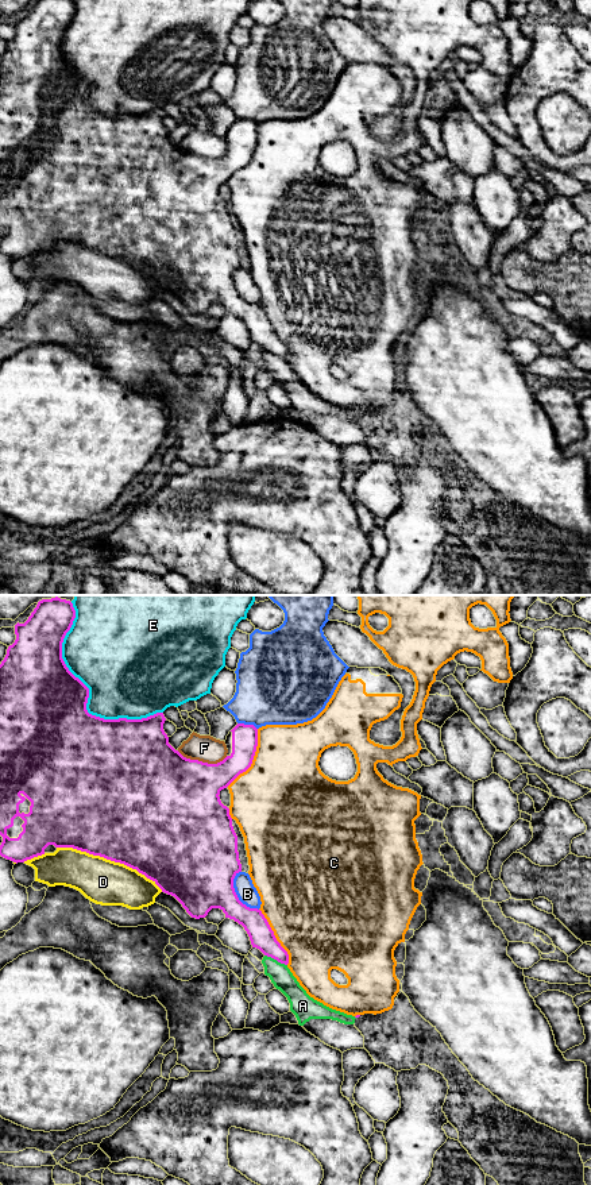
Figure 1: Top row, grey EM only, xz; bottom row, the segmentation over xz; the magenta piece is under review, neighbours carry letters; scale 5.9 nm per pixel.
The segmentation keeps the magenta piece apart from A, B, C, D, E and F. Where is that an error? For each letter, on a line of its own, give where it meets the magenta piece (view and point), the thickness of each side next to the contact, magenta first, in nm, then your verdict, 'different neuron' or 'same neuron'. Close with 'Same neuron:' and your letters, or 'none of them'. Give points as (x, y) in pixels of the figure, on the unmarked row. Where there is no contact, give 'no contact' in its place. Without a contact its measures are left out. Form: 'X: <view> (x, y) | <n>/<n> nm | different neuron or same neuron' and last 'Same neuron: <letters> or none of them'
A: xz (275, 354) | 150/130 nm | different neuron
B: xz (236, 290) | 400/120 nm | different neuron
C: xz (252, 154) | 160/480 nm | different neuron
D: xz (109, 254) | 500/280 nm | different neuron
E: xz (88, 91) | 460/460 nm | different neuron
F: xz (201, 157) | 480/160 nm | different neuron
Same neuron: none of them

